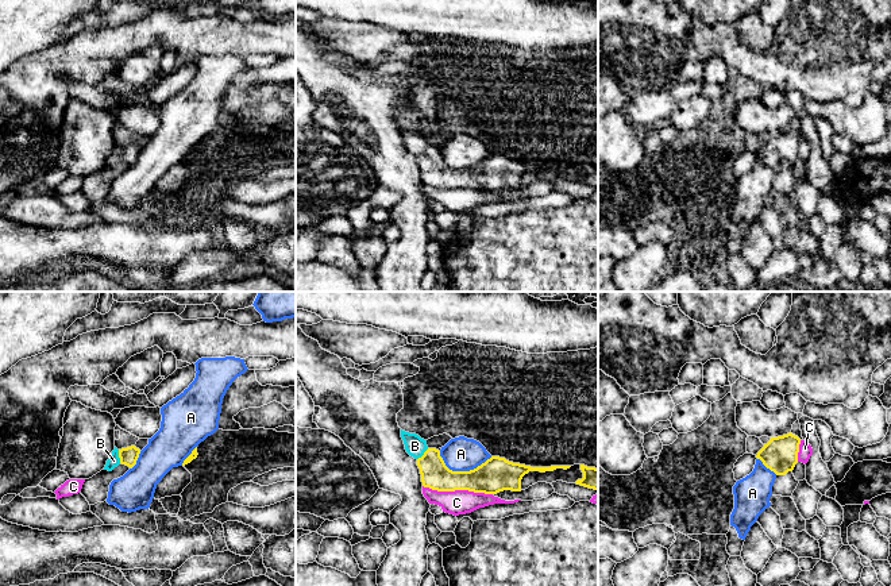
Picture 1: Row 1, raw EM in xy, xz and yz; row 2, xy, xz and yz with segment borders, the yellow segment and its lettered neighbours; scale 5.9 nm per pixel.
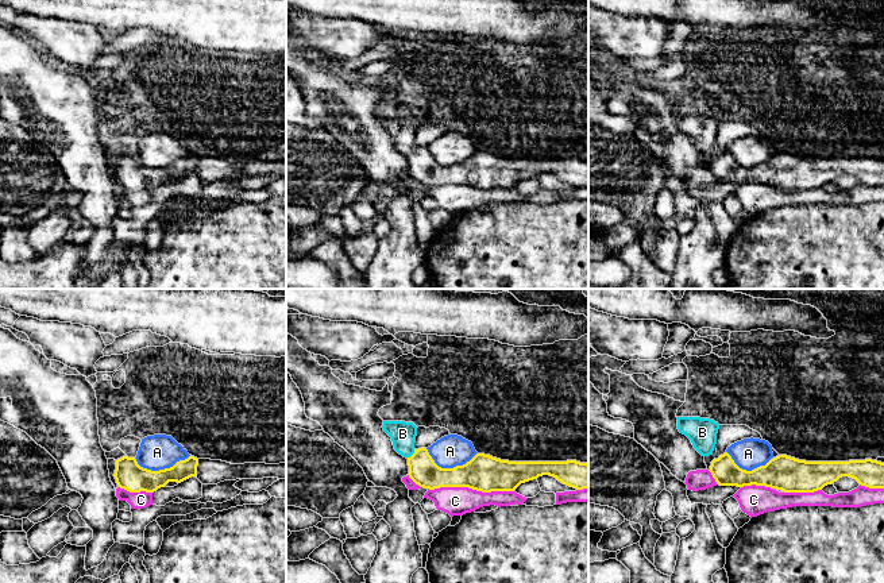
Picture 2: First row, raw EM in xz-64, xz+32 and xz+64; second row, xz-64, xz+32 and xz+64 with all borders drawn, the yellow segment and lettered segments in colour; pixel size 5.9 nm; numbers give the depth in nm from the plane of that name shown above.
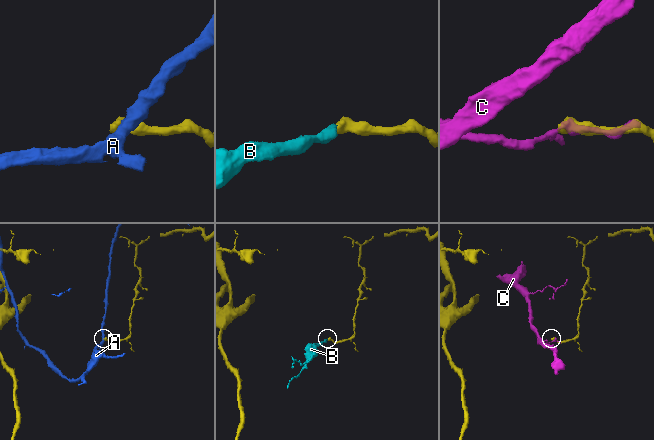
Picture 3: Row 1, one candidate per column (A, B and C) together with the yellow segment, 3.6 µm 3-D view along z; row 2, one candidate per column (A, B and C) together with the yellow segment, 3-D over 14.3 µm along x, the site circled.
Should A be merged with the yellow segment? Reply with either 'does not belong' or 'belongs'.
does not belong

